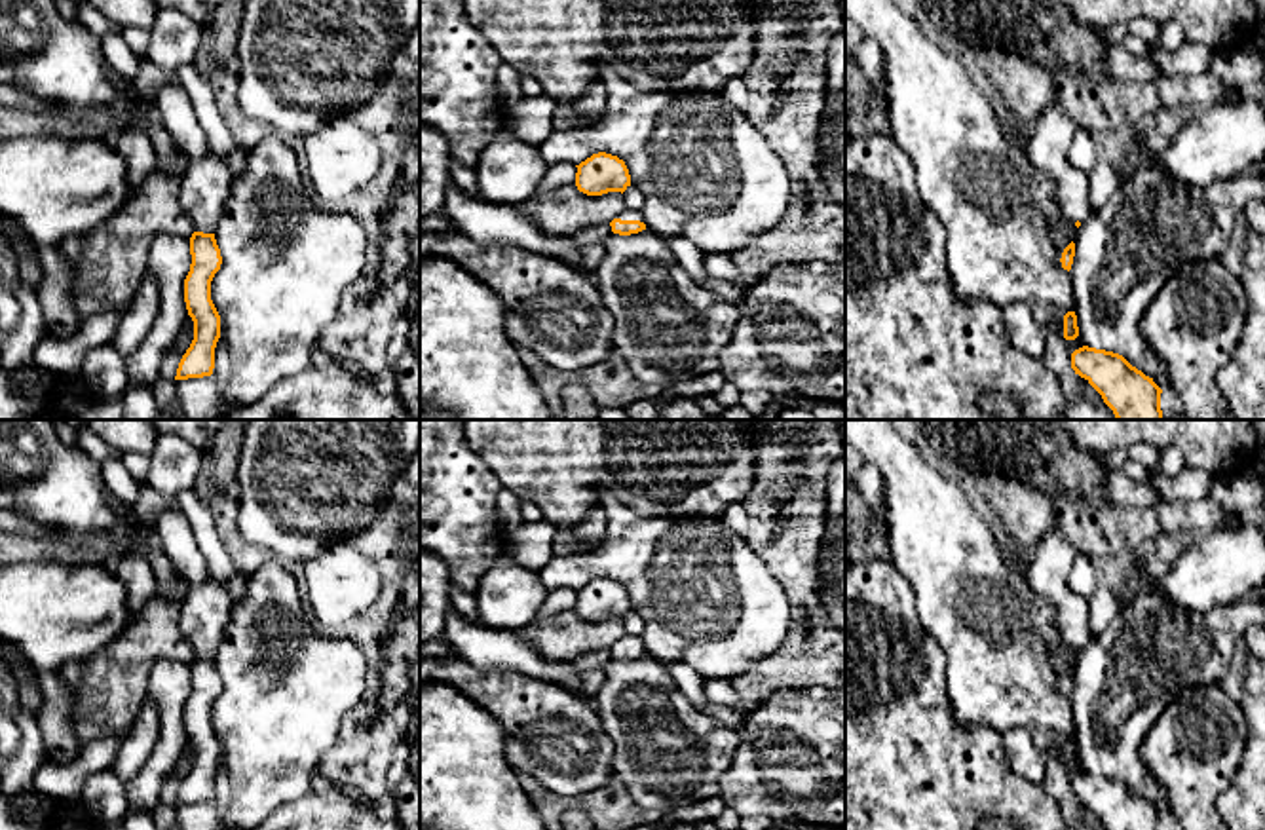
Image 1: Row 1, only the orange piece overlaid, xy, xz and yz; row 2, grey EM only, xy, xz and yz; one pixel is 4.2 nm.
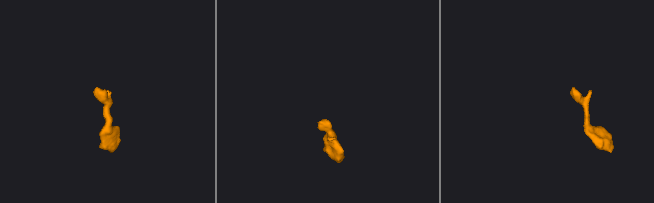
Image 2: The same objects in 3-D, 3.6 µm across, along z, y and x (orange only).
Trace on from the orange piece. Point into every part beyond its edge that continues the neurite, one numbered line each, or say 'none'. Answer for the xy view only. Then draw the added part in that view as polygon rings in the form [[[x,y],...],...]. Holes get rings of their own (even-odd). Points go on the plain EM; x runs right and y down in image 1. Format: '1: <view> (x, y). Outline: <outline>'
1: xy (204, 614). Outline: [[[184,490],[173,505],[188,519],[211,572],[209,579],[190,585],[180,606],[179,627],[196,657],[215,659],[232,608],[228,581],[237,570],[222,545],[207,503],[194,490]]]

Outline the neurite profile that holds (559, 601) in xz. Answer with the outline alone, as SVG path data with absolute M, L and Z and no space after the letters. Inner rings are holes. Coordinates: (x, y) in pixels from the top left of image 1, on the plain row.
M572 589L549 591L539 608L539 615L551 617L564 612L572 612L576 610L576 598L577 598L577 593Z

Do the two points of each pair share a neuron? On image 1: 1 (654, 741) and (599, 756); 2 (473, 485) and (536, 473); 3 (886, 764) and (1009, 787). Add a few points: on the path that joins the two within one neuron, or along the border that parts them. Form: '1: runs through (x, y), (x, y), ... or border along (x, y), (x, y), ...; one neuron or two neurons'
1: border along (597, 711), (603, 730), (612, 741), (614, 779); two neurons
2: border along (470, 447), (504, 487); two neurons
3: runs through (916, 779), (965, 779), (979, 783); one neuron

